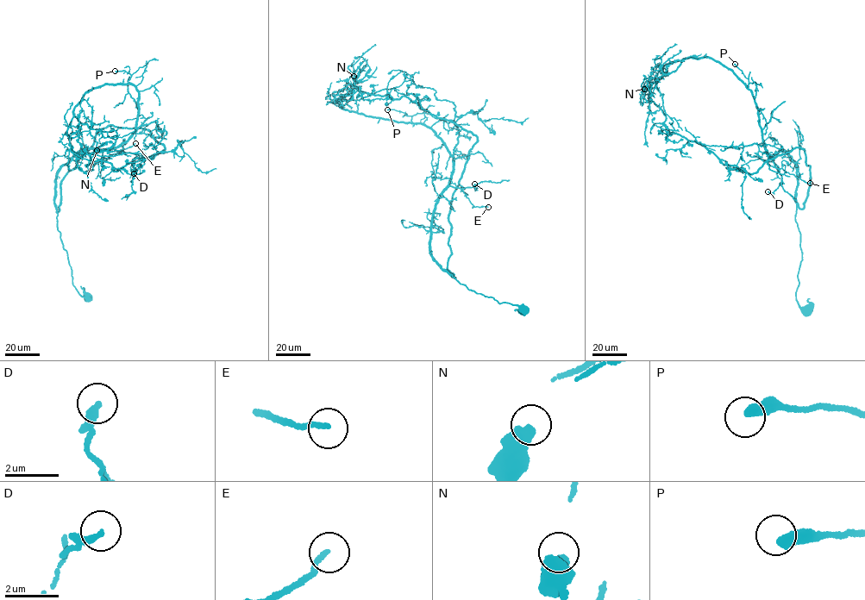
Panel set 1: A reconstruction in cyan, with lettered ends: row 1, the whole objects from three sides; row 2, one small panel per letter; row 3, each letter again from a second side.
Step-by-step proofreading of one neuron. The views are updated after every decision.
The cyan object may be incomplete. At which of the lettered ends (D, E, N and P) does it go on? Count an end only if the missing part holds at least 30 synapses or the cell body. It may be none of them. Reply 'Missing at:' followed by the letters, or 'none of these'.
Missing at: none of these

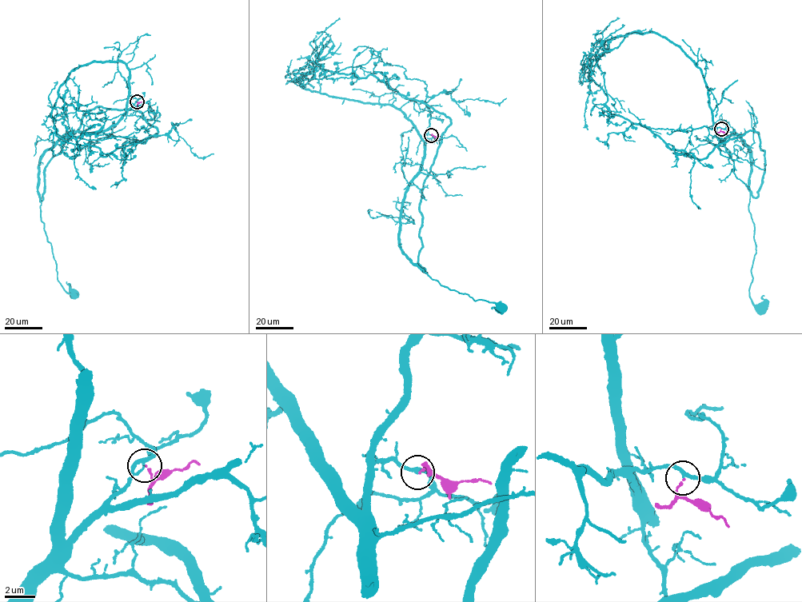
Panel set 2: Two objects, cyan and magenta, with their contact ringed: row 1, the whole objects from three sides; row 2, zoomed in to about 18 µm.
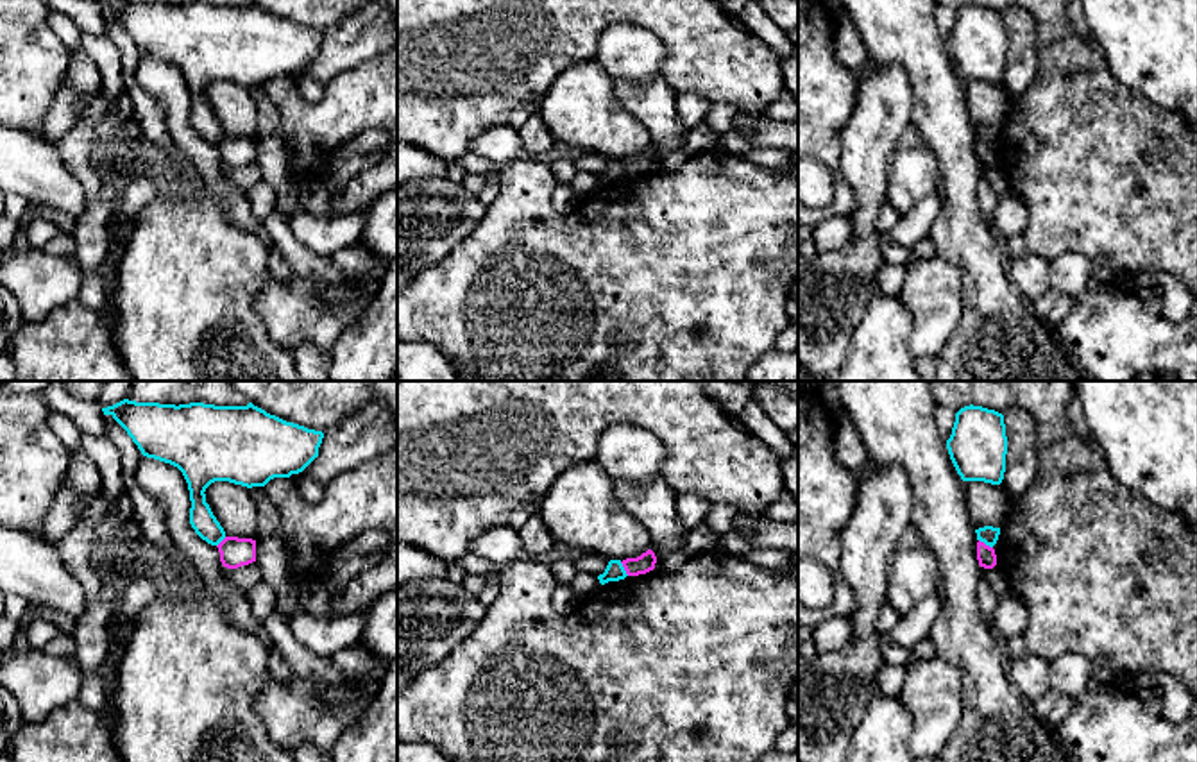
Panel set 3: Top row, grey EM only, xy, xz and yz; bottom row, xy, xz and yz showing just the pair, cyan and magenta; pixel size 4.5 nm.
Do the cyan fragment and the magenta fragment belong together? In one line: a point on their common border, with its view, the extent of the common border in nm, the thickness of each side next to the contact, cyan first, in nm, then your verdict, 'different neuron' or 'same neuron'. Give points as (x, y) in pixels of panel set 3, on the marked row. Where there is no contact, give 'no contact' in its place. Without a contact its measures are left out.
contact xz (623, 569); length 80 nm; calibres 90 and 90 nm; different neuron

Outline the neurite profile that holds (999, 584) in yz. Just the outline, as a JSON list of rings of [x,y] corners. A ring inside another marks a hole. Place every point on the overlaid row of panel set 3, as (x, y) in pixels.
[[[995,565],[993,569],[986,571],[986,580],[991,585],[991,590],[1000,597],[1007,592],[1011,592],[1011,585],[1004,572]]]

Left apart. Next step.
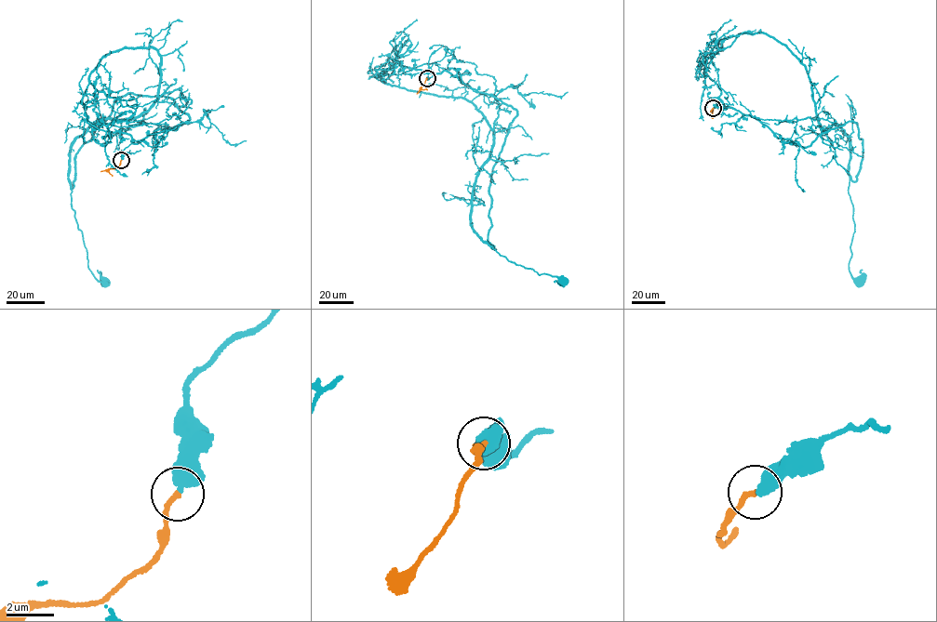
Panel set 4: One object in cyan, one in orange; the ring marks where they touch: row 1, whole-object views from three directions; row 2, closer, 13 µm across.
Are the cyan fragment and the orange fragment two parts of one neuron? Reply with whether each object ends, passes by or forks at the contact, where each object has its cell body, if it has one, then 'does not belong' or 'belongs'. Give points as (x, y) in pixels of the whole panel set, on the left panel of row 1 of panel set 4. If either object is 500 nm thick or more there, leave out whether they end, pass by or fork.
cyan ends | orange ends | cyan (104, 282) | orange none | belongs

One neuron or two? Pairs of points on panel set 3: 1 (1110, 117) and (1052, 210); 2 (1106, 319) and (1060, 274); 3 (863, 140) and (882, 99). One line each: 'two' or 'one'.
1: one
2: two
3: one

